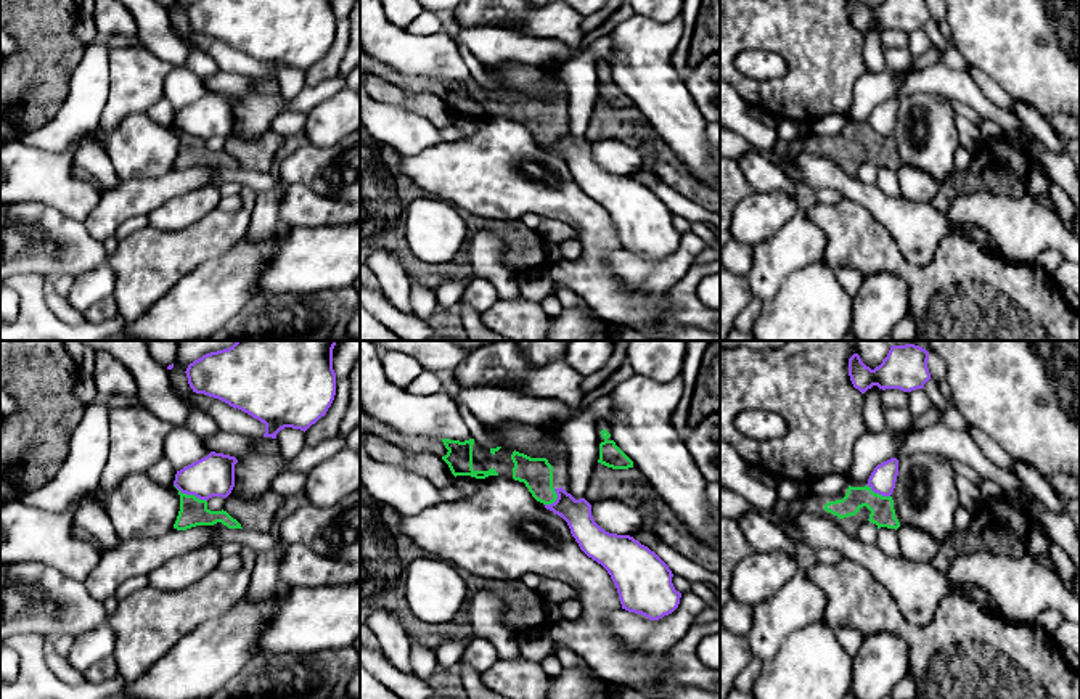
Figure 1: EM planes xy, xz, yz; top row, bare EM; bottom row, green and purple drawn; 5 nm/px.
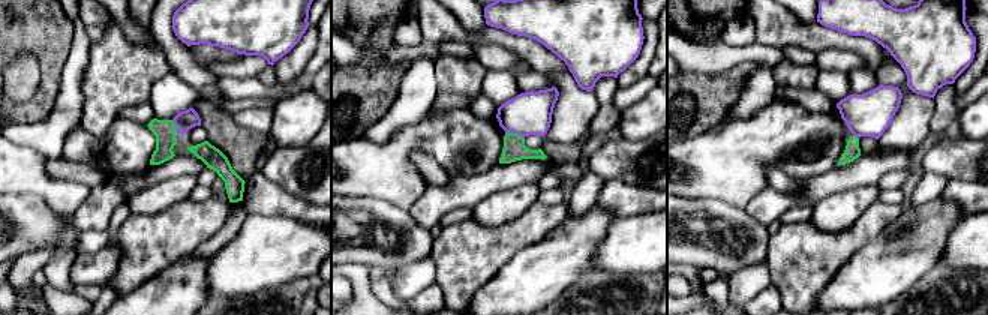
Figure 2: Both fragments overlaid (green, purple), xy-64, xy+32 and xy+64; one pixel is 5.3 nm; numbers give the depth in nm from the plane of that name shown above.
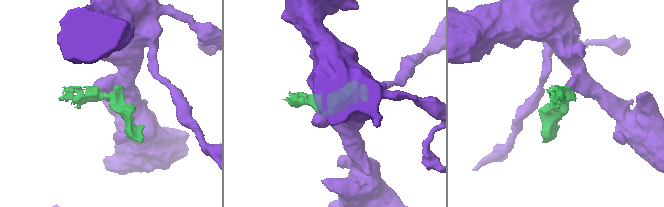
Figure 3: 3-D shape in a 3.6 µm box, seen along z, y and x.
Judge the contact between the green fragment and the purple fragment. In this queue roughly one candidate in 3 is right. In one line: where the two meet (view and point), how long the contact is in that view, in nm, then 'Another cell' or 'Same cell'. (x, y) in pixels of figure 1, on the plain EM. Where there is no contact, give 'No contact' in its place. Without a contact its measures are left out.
Touches green at xy (190, 135). Shared border 190 nm. Another cell

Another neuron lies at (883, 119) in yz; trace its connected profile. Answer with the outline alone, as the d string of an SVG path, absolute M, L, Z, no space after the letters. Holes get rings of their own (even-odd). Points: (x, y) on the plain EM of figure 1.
M890 98L874 108L868 119L868 127L882 137L890 137L898 116L898 100Z

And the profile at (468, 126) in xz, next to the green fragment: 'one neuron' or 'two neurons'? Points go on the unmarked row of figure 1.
two neurons

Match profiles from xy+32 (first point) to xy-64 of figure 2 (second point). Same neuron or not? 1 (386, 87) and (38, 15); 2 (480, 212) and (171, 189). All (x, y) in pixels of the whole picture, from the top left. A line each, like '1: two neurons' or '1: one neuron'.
1: one neuron
2: one neuron

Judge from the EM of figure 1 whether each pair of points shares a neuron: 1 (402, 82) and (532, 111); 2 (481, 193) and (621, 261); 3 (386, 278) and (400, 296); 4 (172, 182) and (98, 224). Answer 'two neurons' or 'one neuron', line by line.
1: one neuron
2: two neurons
3: one neuron
4: one neuron

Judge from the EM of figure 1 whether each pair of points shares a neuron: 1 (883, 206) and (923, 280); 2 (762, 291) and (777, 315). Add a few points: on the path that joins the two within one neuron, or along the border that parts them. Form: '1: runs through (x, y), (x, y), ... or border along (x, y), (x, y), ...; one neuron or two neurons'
1: border along (891, 237), (918, 265), (942, 240); two neurons
2: border along (793, 272), (778, 291), (762, 304); two neurons

